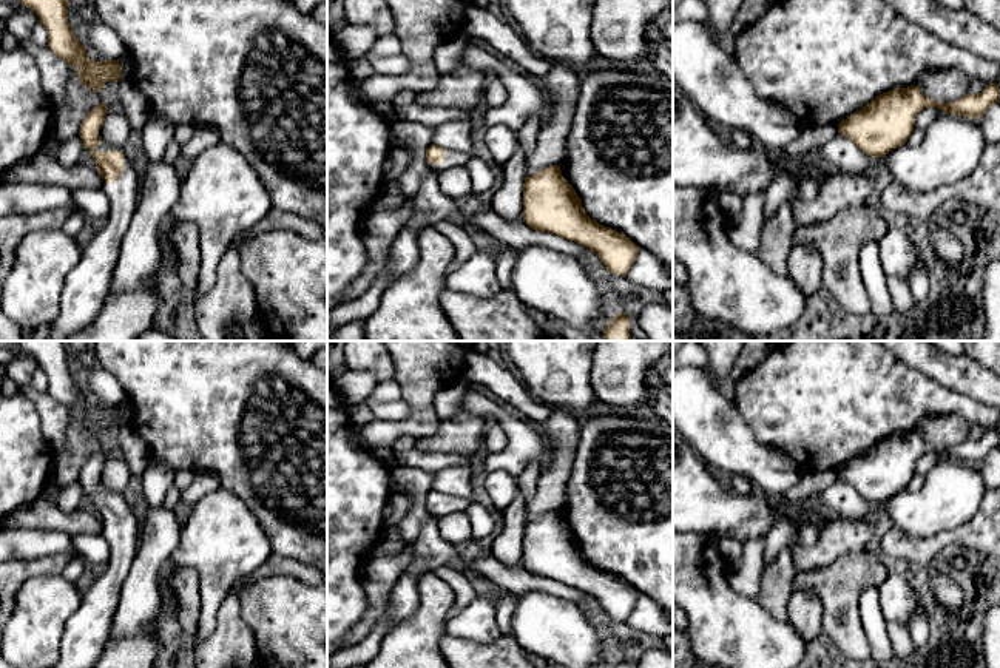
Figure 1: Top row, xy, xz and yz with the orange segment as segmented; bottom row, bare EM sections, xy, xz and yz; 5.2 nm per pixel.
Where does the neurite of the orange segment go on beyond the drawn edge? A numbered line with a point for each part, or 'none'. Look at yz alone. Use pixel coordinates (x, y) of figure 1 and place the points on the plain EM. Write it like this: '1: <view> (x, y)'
none

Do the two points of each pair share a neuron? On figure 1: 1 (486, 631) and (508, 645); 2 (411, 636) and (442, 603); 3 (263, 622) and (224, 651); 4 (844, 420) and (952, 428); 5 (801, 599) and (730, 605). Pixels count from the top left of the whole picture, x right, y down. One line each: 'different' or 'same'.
1: different
2: same
3: different
4: different
5: different

